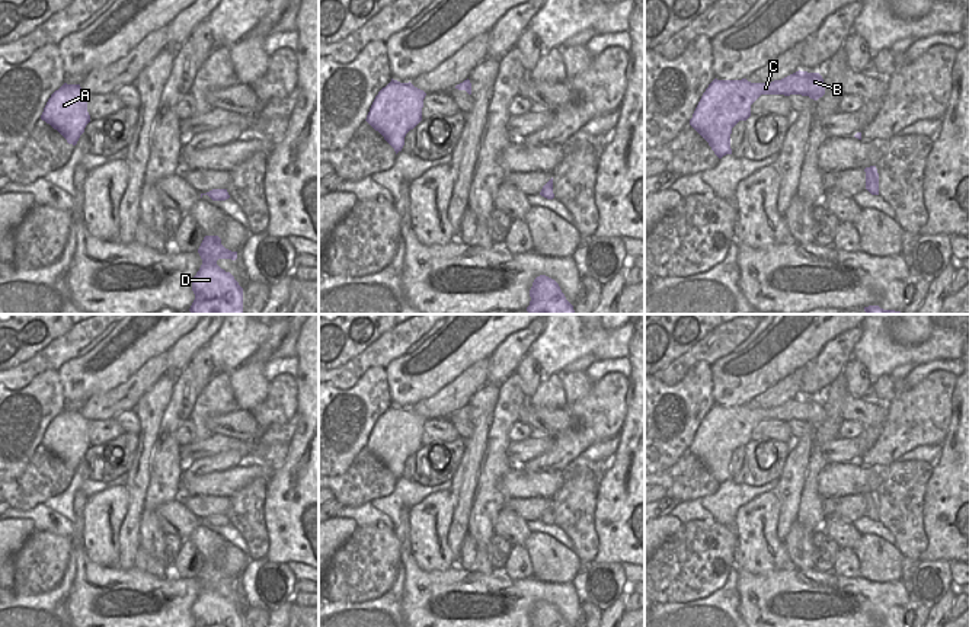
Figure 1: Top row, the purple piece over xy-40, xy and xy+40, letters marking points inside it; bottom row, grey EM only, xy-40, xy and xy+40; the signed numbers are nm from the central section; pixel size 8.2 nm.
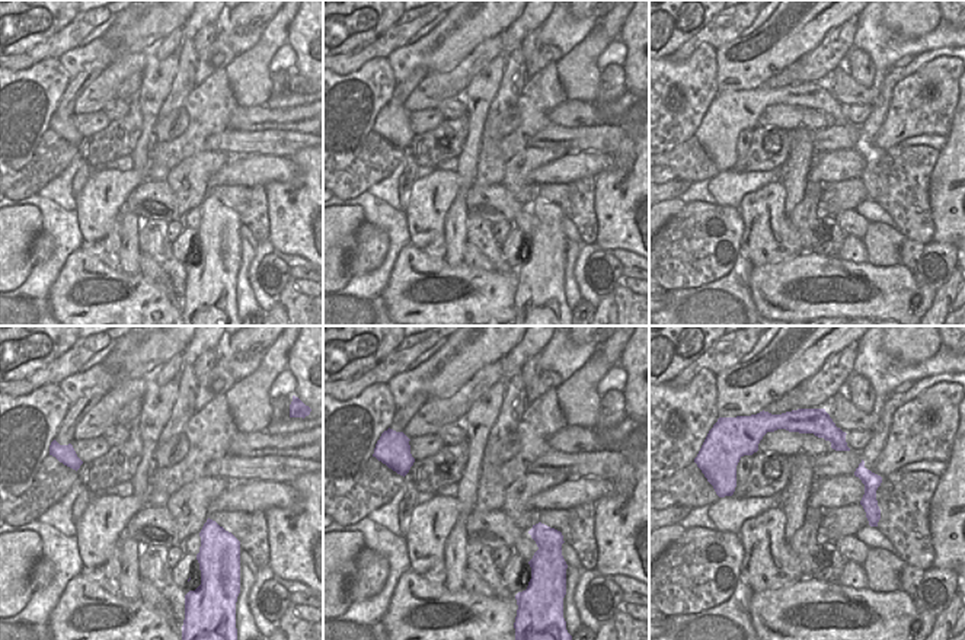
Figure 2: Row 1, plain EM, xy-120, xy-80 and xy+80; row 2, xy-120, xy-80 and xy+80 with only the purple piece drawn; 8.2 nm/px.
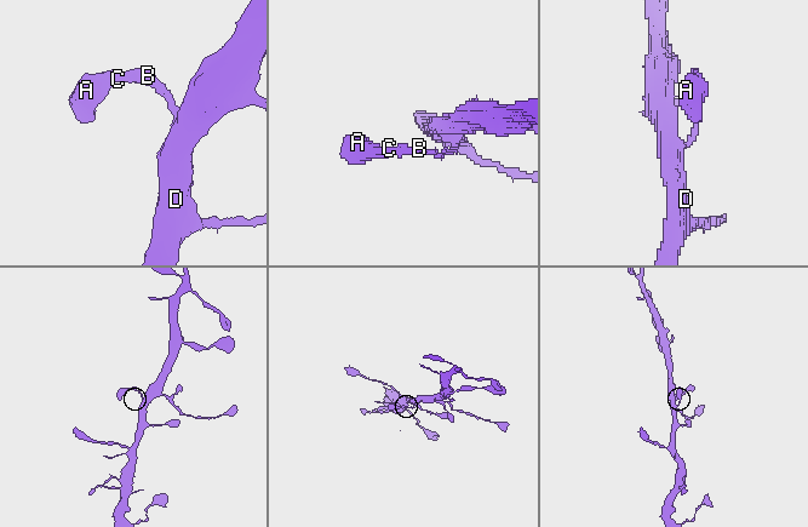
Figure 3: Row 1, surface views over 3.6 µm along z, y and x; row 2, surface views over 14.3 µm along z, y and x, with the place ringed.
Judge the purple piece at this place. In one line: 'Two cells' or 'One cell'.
One cell

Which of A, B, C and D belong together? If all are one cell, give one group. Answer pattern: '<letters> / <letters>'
A B C D

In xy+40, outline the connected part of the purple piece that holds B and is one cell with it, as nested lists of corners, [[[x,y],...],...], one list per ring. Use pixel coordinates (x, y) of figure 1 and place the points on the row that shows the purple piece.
[[[796,71],[771,83],[714,79],[703,93],[690,125],[709,143],[722,159],[732,154],[730,134],[739,121],[751,116],[751,105],[761,95],[802,95],[818,100],[825,95],[825,83],[819,73]]]

